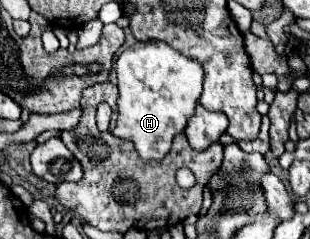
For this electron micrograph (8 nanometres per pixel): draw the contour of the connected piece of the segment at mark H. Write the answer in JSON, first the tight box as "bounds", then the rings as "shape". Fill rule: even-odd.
{"bounds":[114,41,204,159],"shape":[[[138,41],[134,43],[134,53],[122,53],[116,61],[118,71],[118,121],[114,127],[114,135],[122,139],[130,139],[144,159],[160,159],[168,153],[174,135],[182,133],[186,121],[192,117],[194,107],[200,97],[202,81],[204,81],[204,67],[200,61],[192,57],[184,57],[180,51],[172,49],[164,41]]]}

